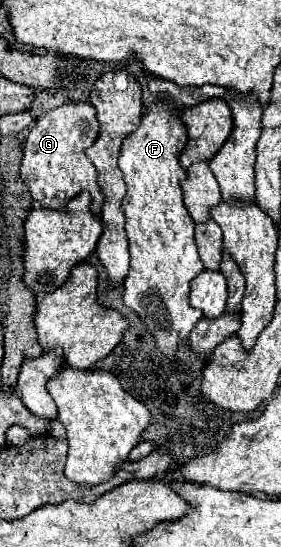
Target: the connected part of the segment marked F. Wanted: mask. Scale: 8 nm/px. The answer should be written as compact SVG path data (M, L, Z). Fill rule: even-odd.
M152 105L138 129L124 141L122 155L118 159L118 167L124 173L126 181L126 197L122 199L122 211L126 215L126 233L130 241L130 273L124 279L124 305L138 313L150 335L156 339L156 347L166 357L176 357L180 349L180 341L188 341L194 325L202 319L202 311L194 309L188 303L190 281L204 269L196 245L194 245L194 219L186 211L182 203L180 181L186 177L186 171L178 163L178 153L184 149L188 141L188 133L178 117L178 111L172 105Z

